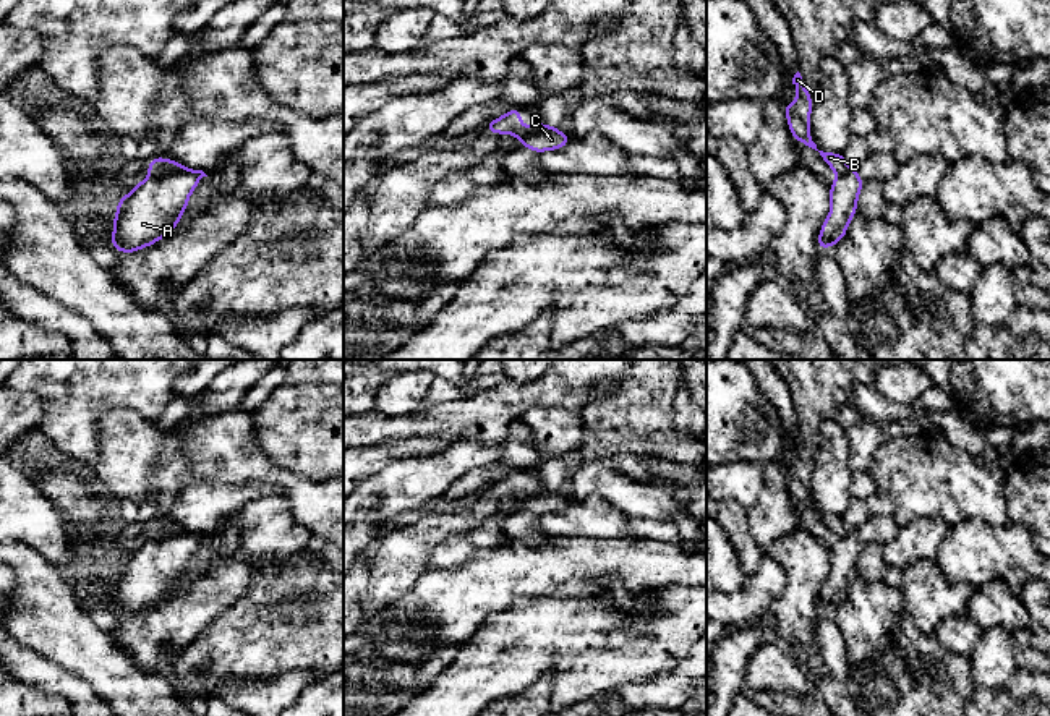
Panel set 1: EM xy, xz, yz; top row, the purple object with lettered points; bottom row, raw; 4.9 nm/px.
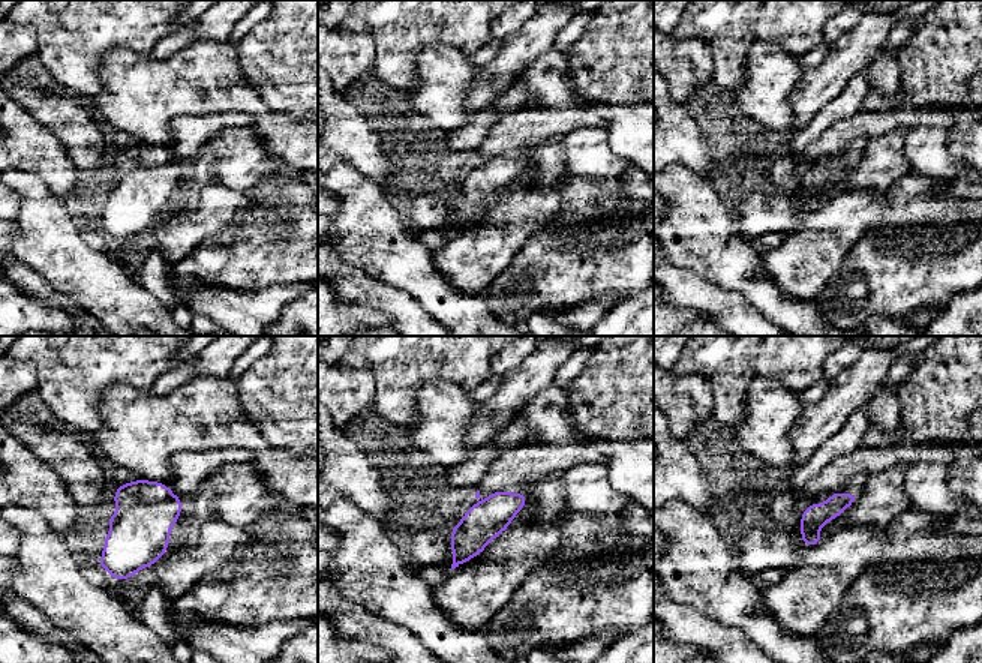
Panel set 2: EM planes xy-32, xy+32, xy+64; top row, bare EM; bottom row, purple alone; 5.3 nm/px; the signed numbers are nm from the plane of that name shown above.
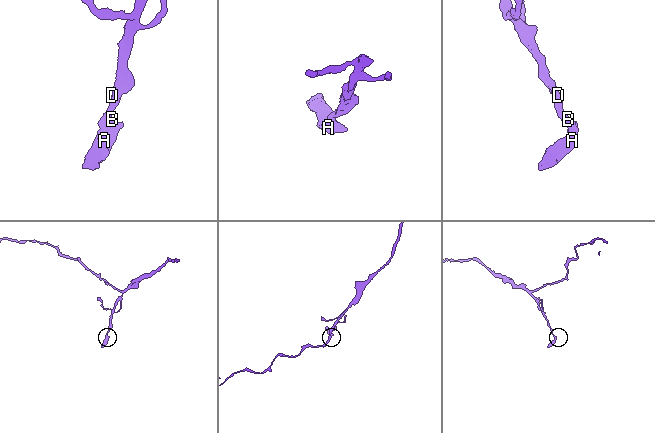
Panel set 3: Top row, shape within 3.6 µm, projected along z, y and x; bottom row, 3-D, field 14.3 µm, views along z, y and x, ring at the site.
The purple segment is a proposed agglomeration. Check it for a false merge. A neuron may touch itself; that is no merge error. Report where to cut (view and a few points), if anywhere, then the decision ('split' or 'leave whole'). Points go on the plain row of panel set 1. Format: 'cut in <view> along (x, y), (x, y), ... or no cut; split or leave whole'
cut in xy along (180, 527), (166, 536), (149, 540); split

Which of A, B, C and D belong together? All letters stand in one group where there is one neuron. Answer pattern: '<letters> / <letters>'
A C / B D

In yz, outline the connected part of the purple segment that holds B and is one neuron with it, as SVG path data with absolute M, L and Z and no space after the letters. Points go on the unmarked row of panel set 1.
M823 514L818 515L823 520L825 526L831 530L836 539L844 538L851 531L843 517L823 515Z

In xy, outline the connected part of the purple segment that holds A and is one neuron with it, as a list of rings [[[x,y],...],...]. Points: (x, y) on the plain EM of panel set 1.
[[[180,528],[167,538],[141,543],[118,562],[110,607],[125,617],[167,601],[203,539],[207,539],[203,533]]]

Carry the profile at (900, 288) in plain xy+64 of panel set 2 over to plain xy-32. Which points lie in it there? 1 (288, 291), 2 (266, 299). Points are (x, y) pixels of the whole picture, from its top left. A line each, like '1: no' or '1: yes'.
1: no
2: no

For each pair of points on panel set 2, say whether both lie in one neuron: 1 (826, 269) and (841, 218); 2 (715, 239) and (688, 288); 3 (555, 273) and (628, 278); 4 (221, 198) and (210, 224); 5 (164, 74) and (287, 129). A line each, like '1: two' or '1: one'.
1: one
2: two
3: one
4: one
5: one

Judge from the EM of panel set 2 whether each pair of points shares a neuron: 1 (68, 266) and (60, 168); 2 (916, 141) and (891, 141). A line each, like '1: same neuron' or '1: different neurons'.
1: different neurons
2: different neurons

